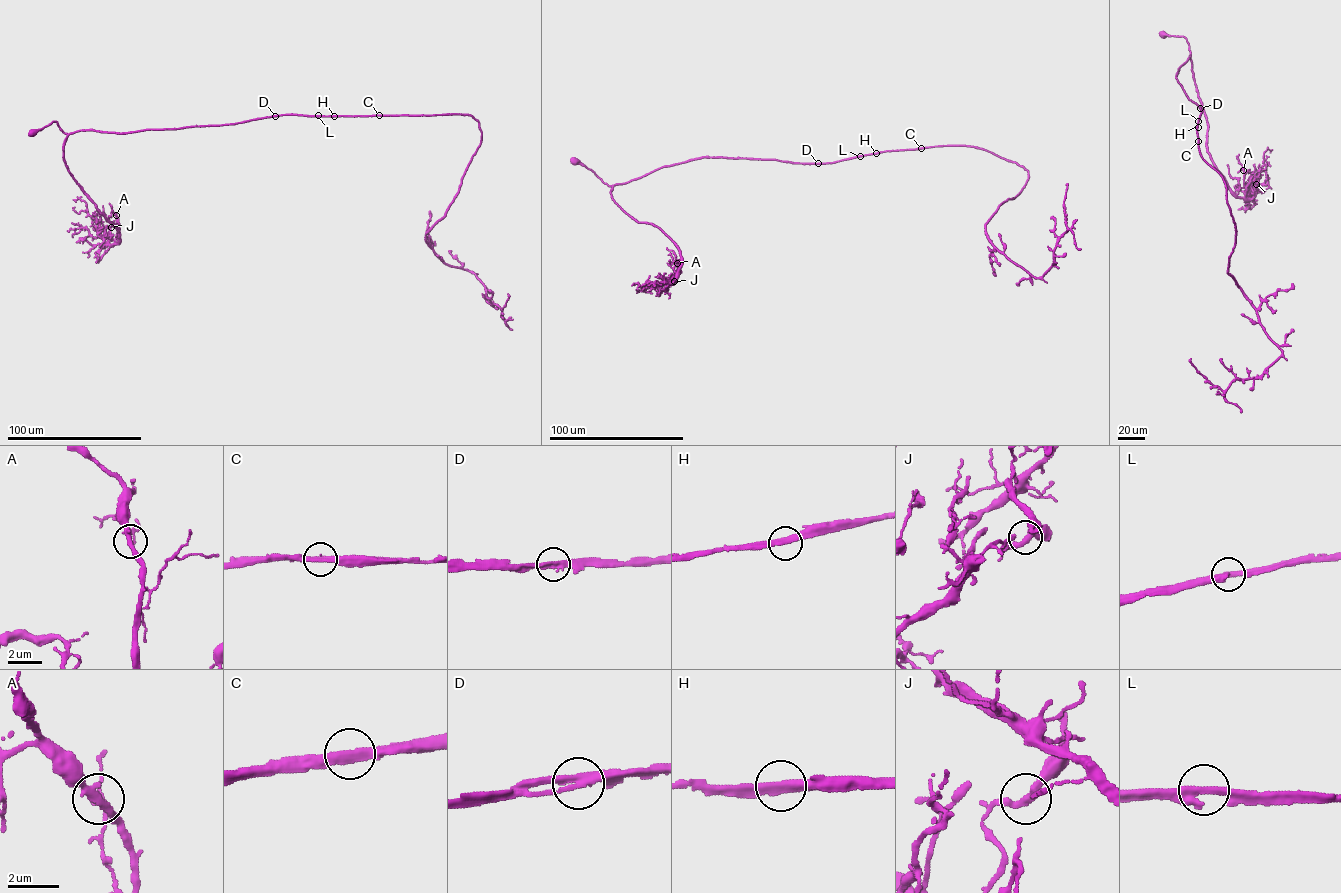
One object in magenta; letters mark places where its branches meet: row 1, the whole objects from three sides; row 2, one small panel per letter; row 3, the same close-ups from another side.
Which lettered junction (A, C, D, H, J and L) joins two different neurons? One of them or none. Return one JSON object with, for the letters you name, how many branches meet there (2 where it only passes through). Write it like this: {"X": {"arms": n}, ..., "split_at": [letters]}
{"split_at": []}

